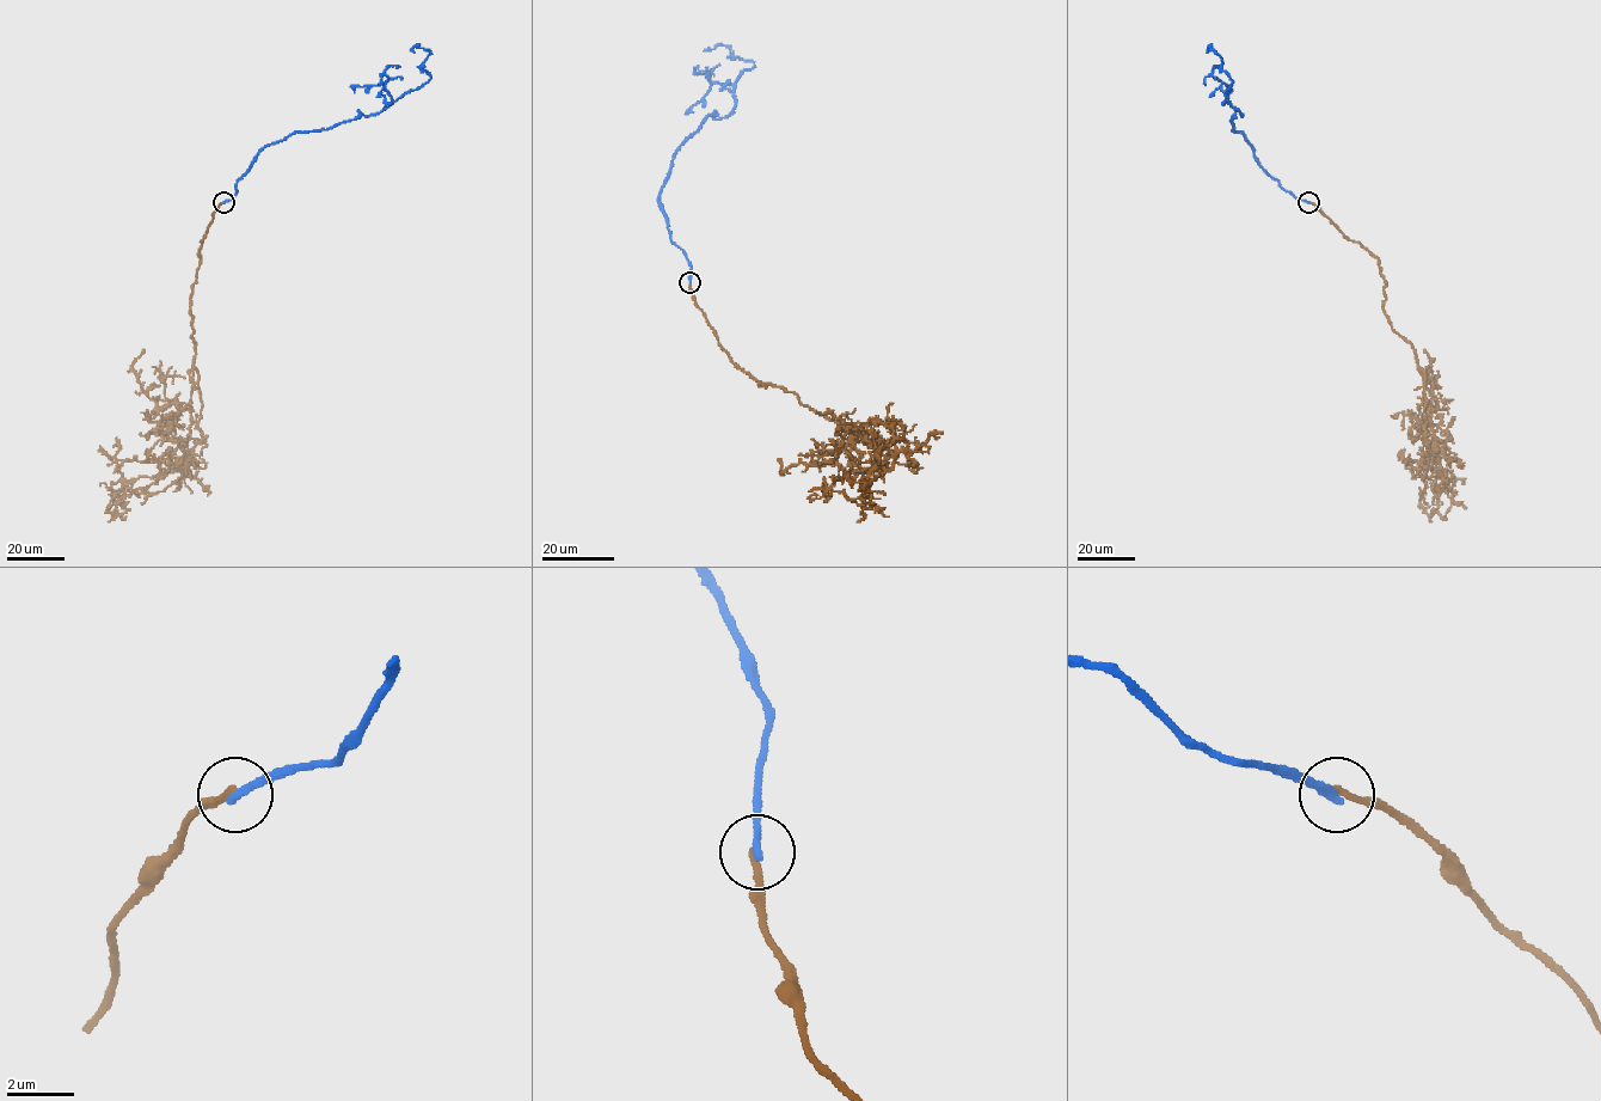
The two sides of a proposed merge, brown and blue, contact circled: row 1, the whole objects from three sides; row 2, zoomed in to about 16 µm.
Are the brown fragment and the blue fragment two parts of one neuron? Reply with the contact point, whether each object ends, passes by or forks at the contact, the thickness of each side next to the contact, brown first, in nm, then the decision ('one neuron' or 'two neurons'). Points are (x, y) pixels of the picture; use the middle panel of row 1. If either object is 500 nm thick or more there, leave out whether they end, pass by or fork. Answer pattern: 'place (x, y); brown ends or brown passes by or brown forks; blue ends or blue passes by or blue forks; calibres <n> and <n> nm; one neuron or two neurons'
place (689, 282); brown ends; blue ends; calibres 180 and 240 nm; two neurons

